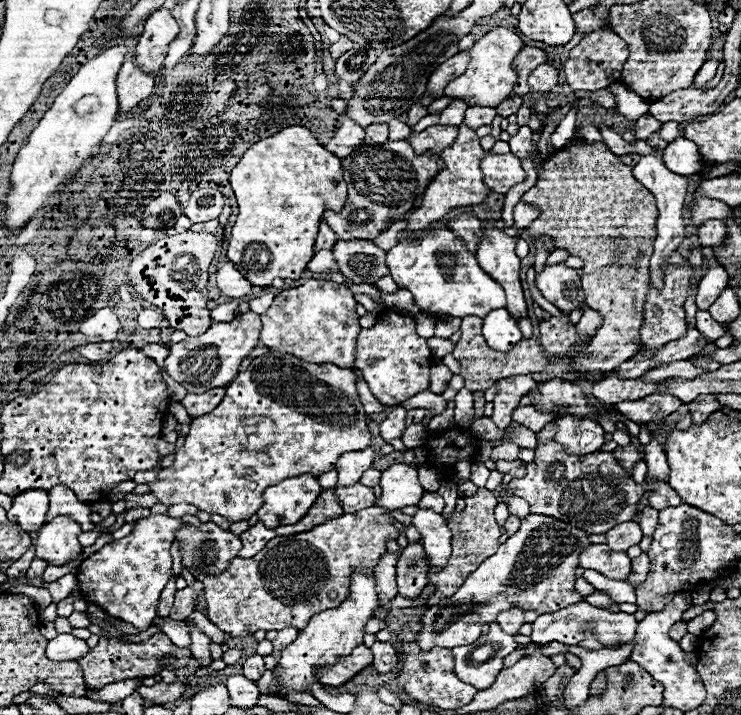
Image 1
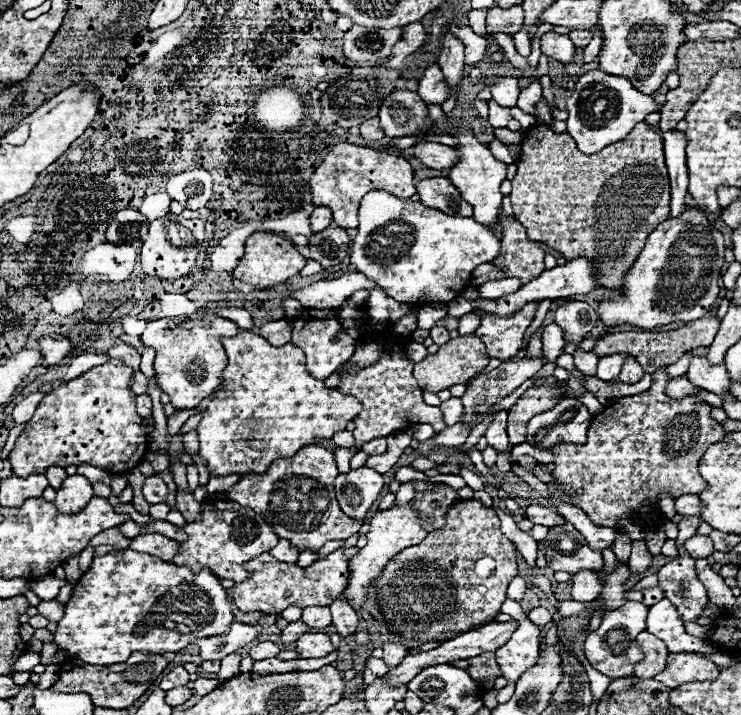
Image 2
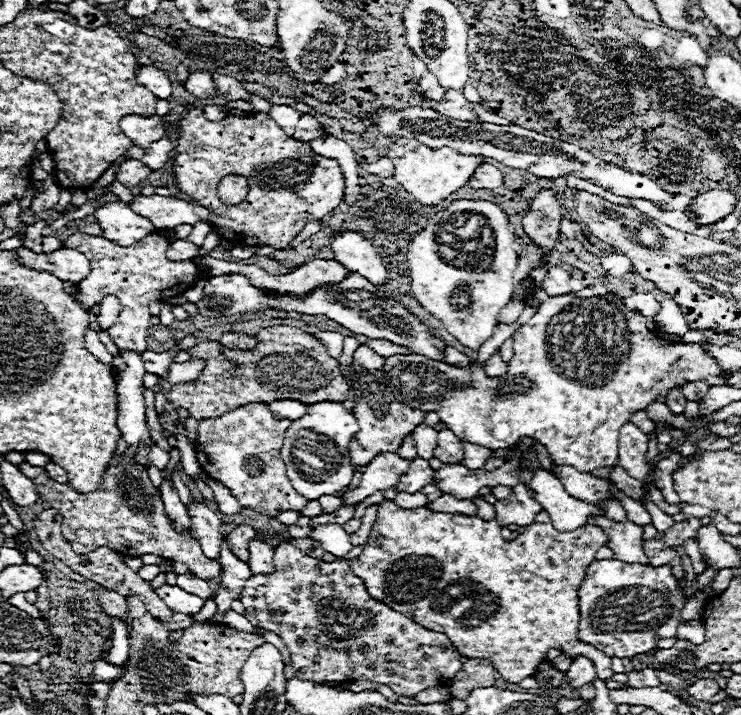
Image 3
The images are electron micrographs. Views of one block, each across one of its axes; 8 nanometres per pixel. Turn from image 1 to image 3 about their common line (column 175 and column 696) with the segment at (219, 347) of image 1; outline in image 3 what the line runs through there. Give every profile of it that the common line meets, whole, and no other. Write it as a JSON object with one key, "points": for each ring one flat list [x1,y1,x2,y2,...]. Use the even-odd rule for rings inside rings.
{"points":[[592,288,580,292,550,296,538,312,516,330,514,342,524,344,516,348,510,360,510,372,502,378,488,378,484,368,472,362,470,368,456,368,424,356,394,354,384,362,384,380,396,400,410,408,422,408,426,412,444,414,448,428,466,442,498,450,512,448,518,438,528,436,540,440,560,466,572,466,578,472,588,472,602,466,614,466,618,462,618,432,628,418,644,410,656,396,666,396,670,388,682,386,694,380,720,378,724,370,712,360,700,344,660,344,656,332,648,328,650,320,638,312,626,310,616,294,596,296],[516,384,530,384,528,394,516,390]]}

